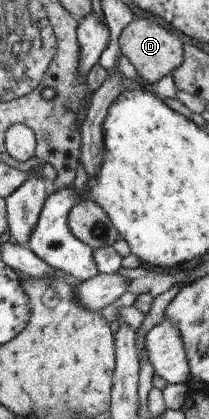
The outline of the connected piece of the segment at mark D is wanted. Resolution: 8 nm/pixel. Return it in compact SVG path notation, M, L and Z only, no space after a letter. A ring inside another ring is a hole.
M139 16L134 17L131 23L128 23L120 35L118 35L118 48L120 54L130 62L138 76L144 81L152 84L174 71L182 62L183 45L180 39L164 29L162 25L155 20L142 19Z

